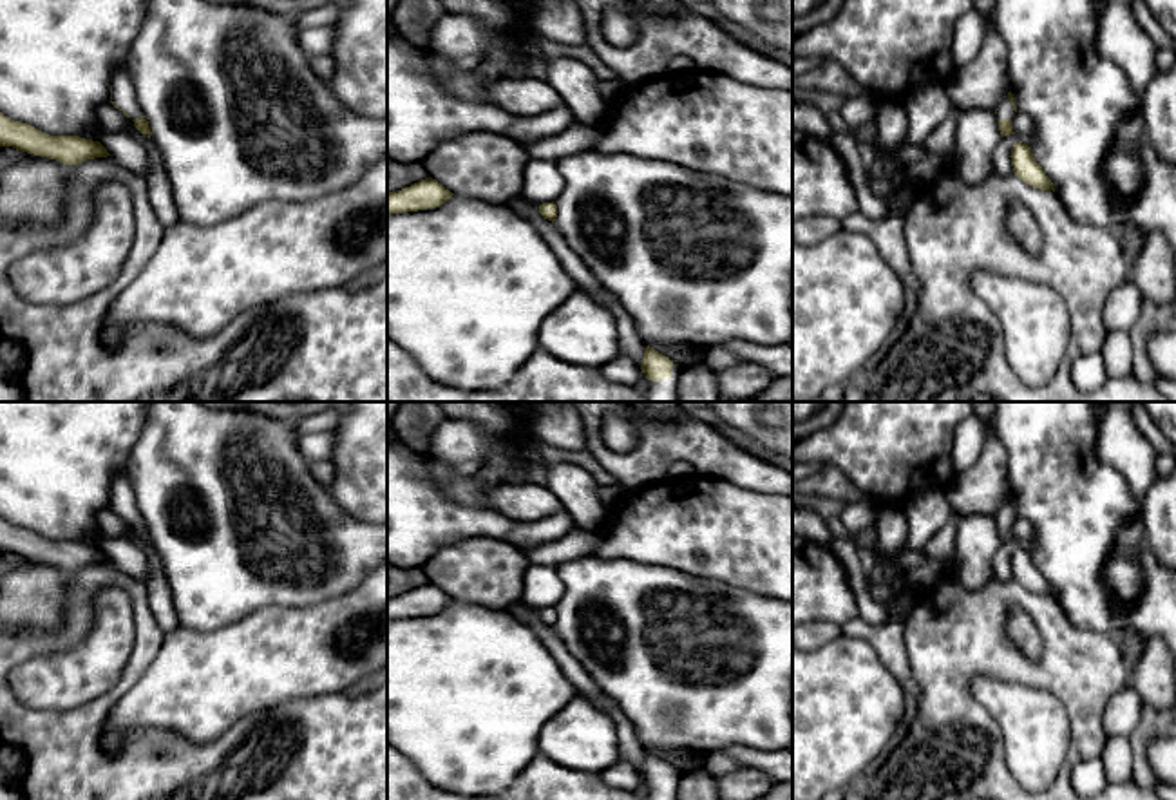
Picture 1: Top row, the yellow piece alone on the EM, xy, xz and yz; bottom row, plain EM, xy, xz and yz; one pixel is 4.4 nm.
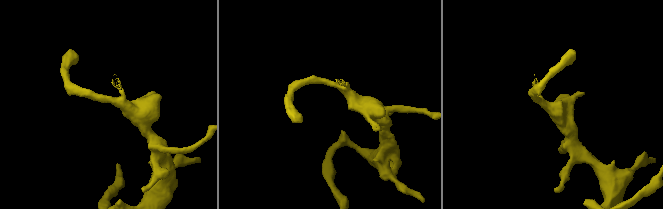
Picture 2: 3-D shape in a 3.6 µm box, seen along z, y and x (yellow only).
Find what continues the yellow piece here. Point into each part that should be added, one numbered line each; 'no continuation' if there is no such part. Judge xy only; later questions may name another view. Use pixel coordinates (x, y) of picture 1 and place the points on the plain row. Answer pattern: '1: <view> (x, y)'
1: xy (123, 500)

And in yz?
1: yz (1005, 516)

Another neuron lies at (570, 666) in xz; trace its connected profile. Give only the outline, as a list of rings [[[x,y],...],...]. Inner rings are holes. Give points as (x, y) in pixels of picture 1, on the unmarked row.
[[[514,603],[507,608],[516,619],[528,624],[534,633],[548,646],[550,653],[559,662],[563,673],[572,681],[572,684],[577,688],[579,695],[584,699],[606,699],[610,700],[617,710],[621,706],[610,699],[584,671],[584,668],[579,664],[579,661],[566,650],[563,641],[557,637],[555,630],[548,624],[545,624],[539,615],[528,608],[523,603]]]

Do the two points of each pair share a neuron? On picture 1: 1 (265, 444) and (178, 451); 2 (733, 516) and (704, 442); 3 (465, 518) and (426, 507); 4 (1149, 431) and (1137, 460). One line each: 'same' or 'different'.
1: same
2: different
3: same
4: different

